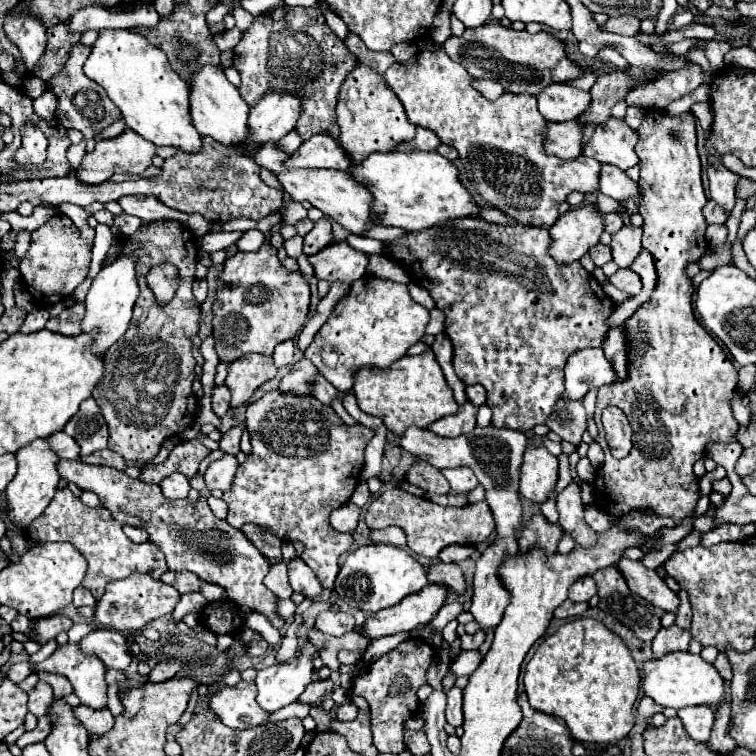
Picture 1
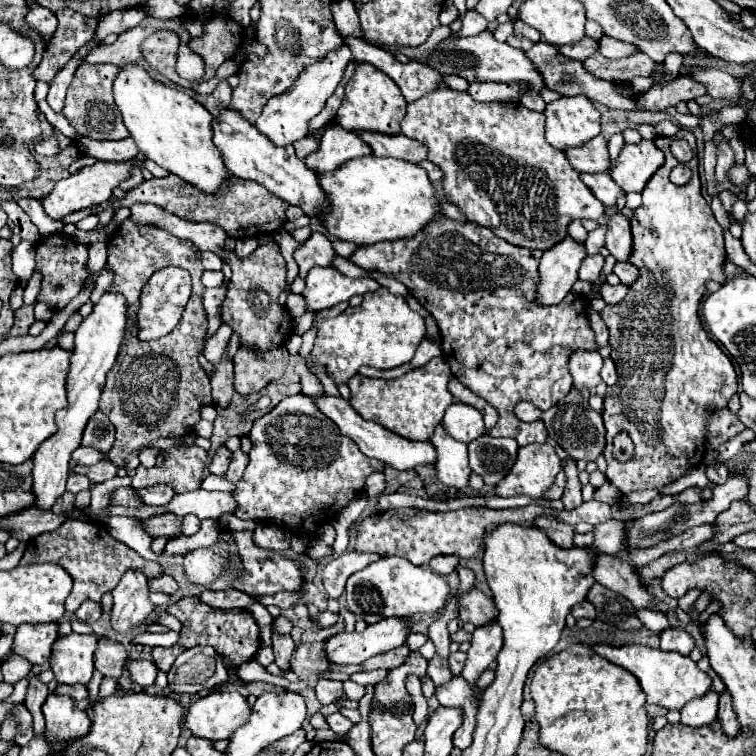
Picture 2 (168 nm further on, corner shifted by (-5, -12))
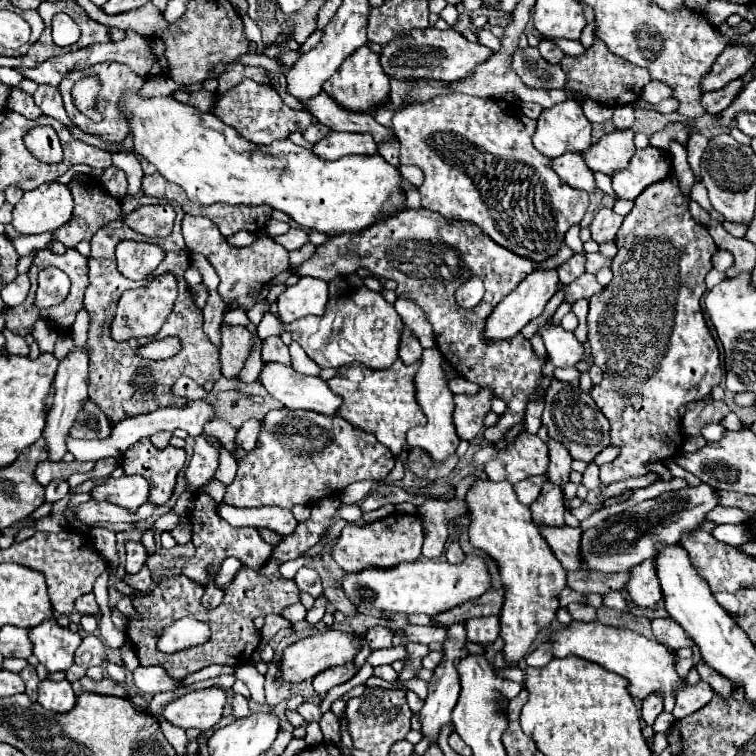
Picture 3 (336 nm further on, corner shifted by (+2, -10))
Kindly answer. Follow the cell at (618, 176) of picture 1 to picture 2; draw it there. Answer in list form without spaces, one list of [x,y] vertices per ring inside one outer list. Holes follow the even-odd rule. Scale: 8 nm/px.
[[[598,172],[598,174],[580,174],[580,180],[592,190],[592,194],[604,204],[604,206],[614,206],[616,198],[624,194],[618,184],[612,180],[608,172]]]

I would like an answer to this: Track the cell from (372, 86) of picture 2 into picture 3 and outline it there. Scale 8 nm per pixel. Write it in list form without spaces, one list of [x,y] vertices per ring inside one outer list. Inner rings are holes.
[[[361,46],[341,64],[337,74],[333,74],[333,78],[325,82],[323,90],[345,110],[371,112],[389,102],[389,76],[383,72],[379,56],[369,46]]]

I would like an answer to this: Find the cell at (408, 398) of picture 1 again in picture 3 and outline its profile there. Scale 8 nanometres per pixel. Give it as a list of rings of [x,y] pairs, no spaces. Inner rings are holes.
[[[397,360],[391,368],[385,368],[385,370],[371,370],[367,366],[355,364],[363,374],[363,378],[359,382],[349,380],[347,370],[341,372],[339,376],[331,378],[327,382],[329,388],[343,398],[339,416],[357,428],[375,434],[375,438],[379,442],[383,442],[395,456],[399,456],[405,450],[407,430],[411,430],[413,426],[425,424],[425,414],[421,414],[421,406],[417,406],[415,386],[413,386],[413,378],[419,370],[419,364],[421,362],[407,366],[401,360]]]

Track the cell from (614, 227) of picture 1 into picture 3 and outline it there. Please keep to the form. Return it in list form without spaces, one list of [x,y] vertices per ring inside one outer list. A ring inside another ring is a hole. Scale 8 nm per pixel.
[[[563,244],[563,246],[561,246],[561,250],[559,250],[553,258],[549,258],[549,260],[545,260],[545,262],[543,262],[543,266],[545,266],[545,268],[555,268],[555,266],[561,266],[561,264],[563,264],[563,262],[567,262],[573,254],[575,254],[575,252],[573,252],[567,244]]]

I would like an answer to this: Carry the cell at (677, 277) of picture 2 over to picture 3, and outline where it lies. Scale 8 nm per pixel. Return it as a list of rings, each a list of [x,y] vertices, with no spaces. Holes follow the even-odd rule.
[[[669,174],[665,182],[653,182],[637,198],[633,210],[625,216],[615,244],[619,248],[613,258],[613,280],[601,294],[589,300],[589,342],[595,356],[595,364],[603,368],[601,384],[589,392],[599,410],[611,424],[611,446],[619,446],[619,456],[601,466],[601,482],[613,484],[627,478],[649,474],[647,464],[663,458],[675,458],[681,452],[685,436],[681,434],[677,410],[701,396],[709,396],[711,390],[721,384],[721,360],[717,344],[703,320],[699,300],[705,294],[705,276],[709,274],[711,256],[717,246],[705,226],[695,222],[689,214],[691,198],[679,188],[675,174]]]

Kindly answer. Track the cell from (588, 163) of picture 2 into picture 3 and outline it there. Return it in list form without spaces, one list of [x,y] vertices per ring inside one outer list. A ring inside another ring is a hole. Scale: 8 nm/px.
[[[615,130],[601,136],[599,142],[589,146],[589,150],[583,152],[583,158],[593,172],[611,176],[615,170],[621,170],[629,164],[633,152],[633,130]]]

